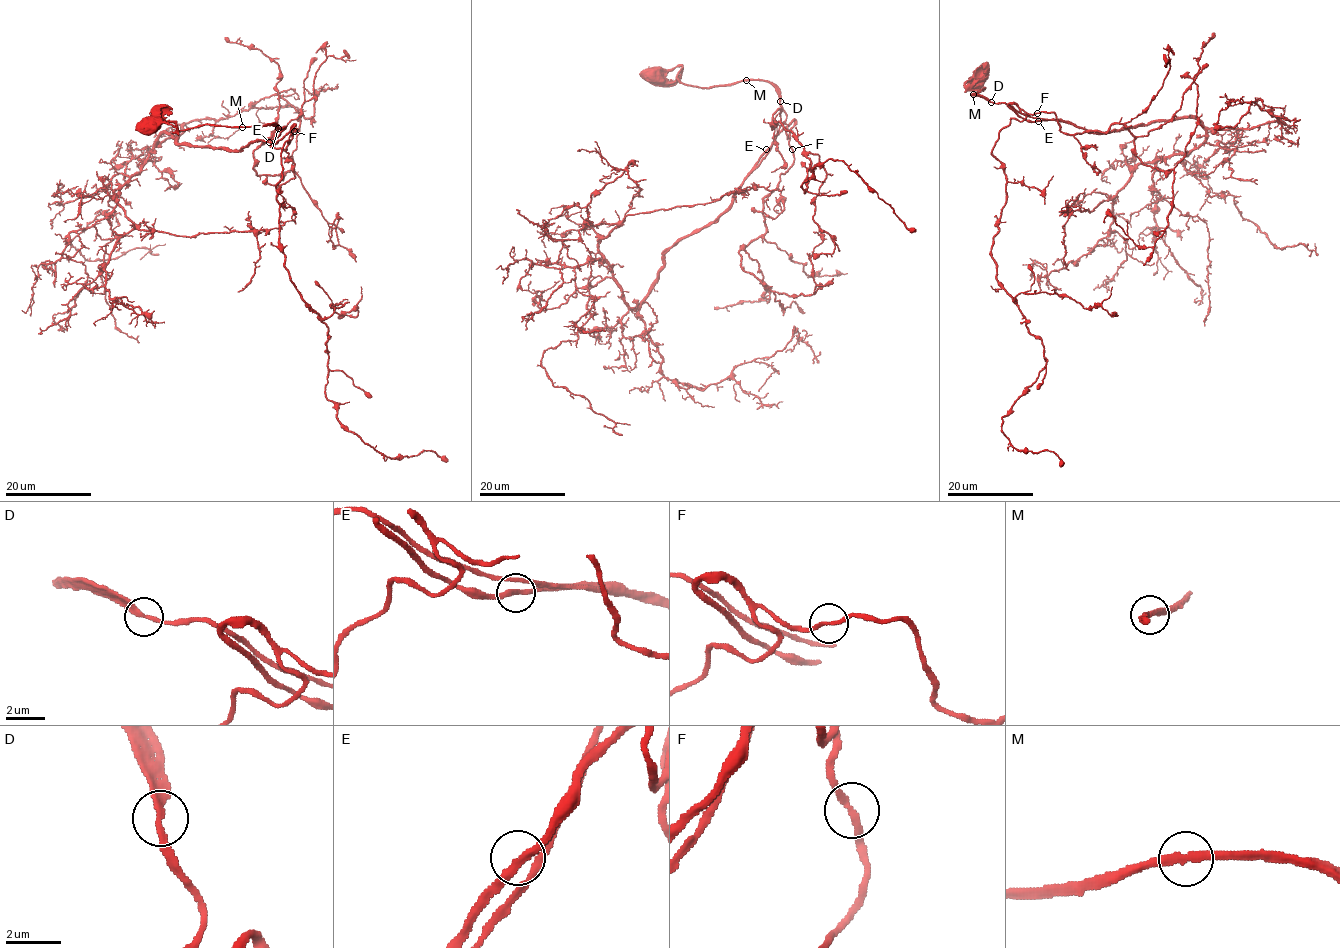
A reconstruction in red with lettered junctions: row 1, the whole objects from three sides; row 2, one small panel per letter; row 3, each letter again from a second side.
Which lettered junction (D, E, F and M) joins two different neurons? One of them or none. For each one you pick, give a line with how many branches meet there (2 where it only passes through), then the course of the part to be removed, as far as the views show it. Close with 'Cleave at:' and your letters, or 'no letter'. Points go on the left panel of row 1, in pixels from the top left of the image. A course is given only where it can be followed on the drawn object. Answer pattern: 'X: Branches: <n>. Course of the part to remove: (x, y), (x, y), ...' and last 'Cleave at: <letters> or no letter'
Cleave at: no letter

